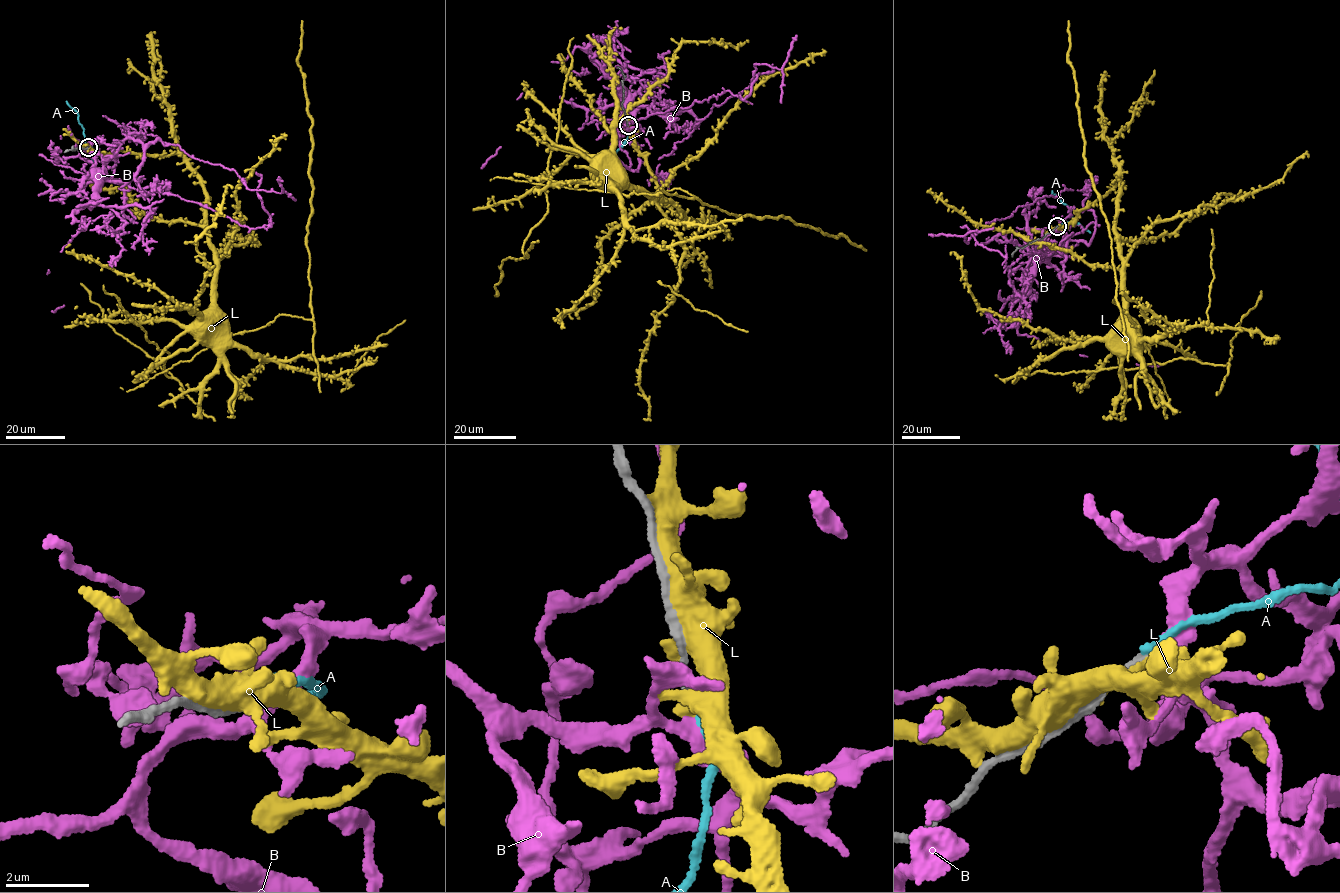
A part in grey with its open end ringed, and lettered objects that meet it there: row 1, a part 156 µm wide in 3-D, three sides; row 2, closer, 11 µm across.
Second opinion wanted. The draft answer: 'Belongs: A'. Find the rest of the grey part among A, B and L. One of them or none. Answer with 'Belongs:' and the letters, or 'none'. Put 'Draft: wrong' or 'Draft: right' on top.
Draft: right
Belongs: A

